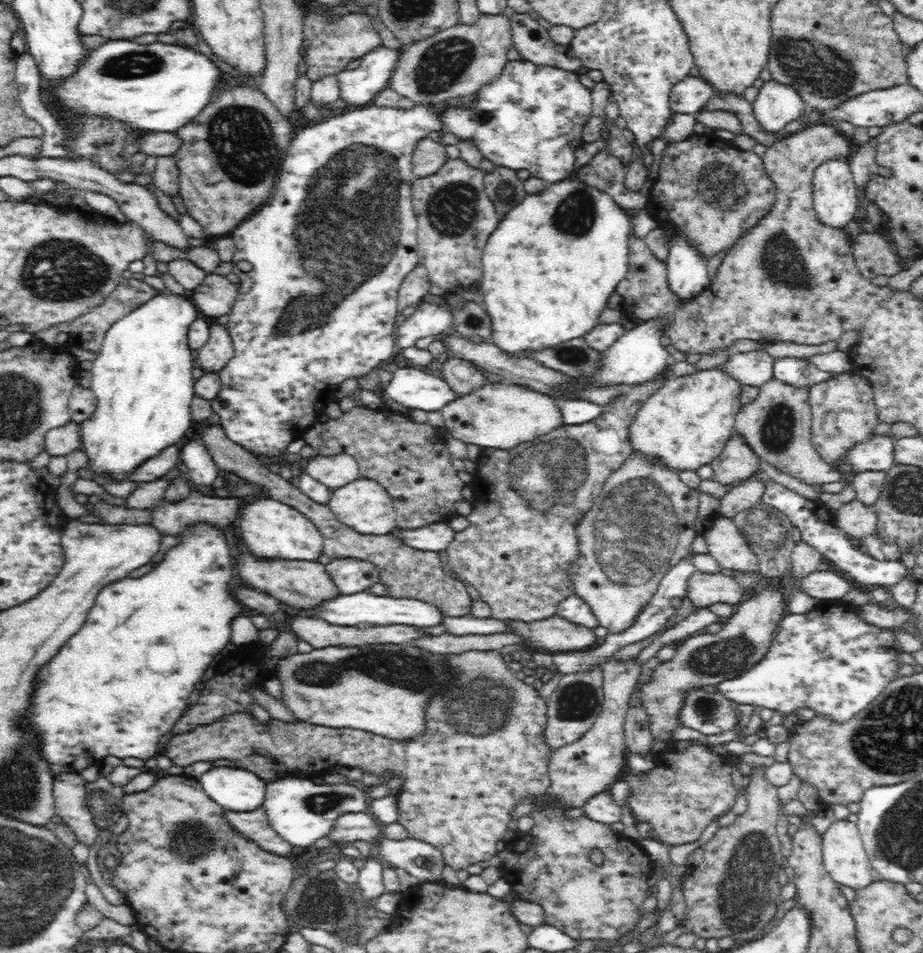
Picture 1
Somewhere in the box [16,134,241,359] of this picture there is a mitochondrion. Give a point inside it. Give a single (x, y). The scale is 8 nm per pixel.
(77, 272)

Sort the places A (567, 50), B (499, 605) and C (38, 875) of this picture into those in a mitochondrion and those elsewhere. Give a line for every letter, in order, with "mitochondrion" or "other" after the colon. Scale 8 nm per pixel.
A: other
B: other
C: mitochondrion

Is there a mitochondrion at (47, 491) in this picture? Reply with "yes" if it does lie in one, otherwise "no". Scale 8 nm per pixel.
no

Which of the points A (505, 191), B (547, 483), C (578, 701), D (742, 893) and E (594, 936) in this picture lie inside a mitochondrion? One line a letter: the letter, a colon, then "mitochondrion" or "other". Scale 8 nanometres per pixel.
A: mitochondrion
B: mitochondrion
C: mitochondrion
D: mitochondrion
E: other

